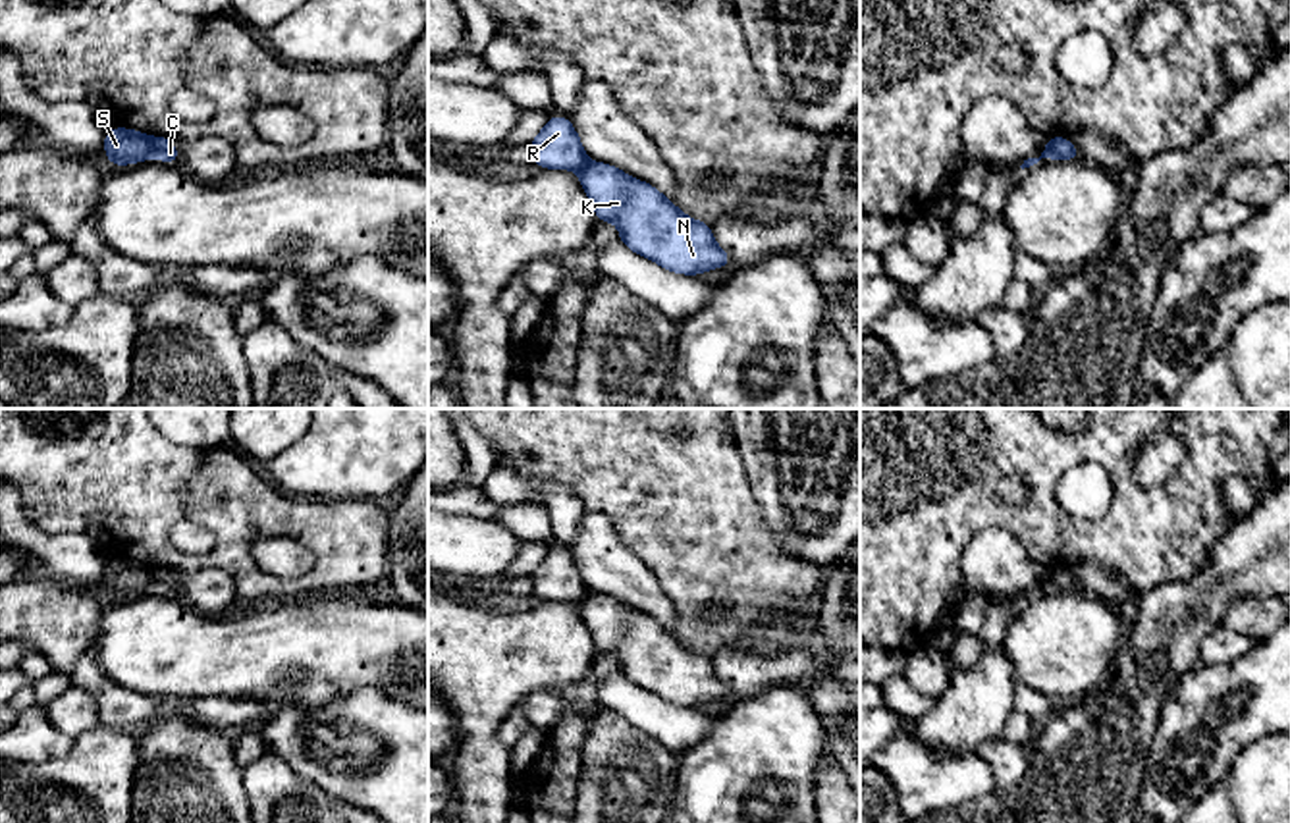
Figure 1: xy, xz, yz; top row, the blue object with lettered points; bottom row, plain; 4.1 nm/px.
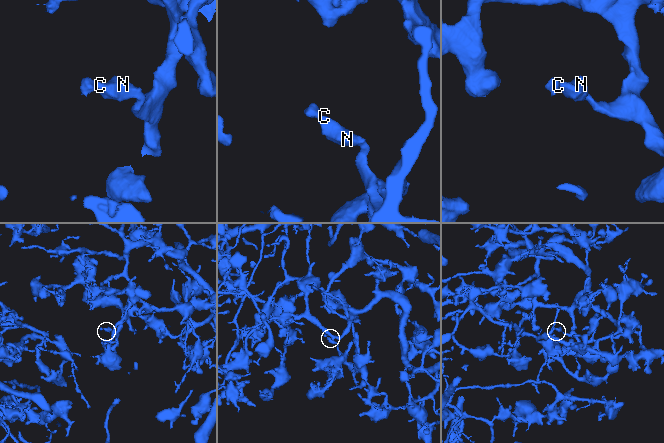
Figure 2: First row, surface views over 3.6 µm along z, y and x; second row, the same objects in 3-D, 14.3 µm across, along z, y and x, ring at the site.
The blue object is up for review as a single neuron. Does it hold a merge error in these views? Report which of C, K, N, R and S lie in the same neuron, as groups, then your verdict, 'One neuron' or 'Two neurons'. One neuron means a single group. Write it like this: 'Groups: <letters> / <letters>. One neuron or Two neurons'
Groups: C K N / R S. Two neurons

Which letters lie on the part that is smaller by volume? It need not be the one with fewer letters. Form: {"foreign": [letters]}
{"foreign": ["R", "S"]}

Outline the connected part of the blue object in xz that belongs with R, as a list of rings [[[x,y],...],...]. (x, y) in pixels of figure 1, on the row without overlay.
[[[563,545],[550,549],[528,578],[534,596],[542,601],[580,601],[586,596],[584,578]]]

